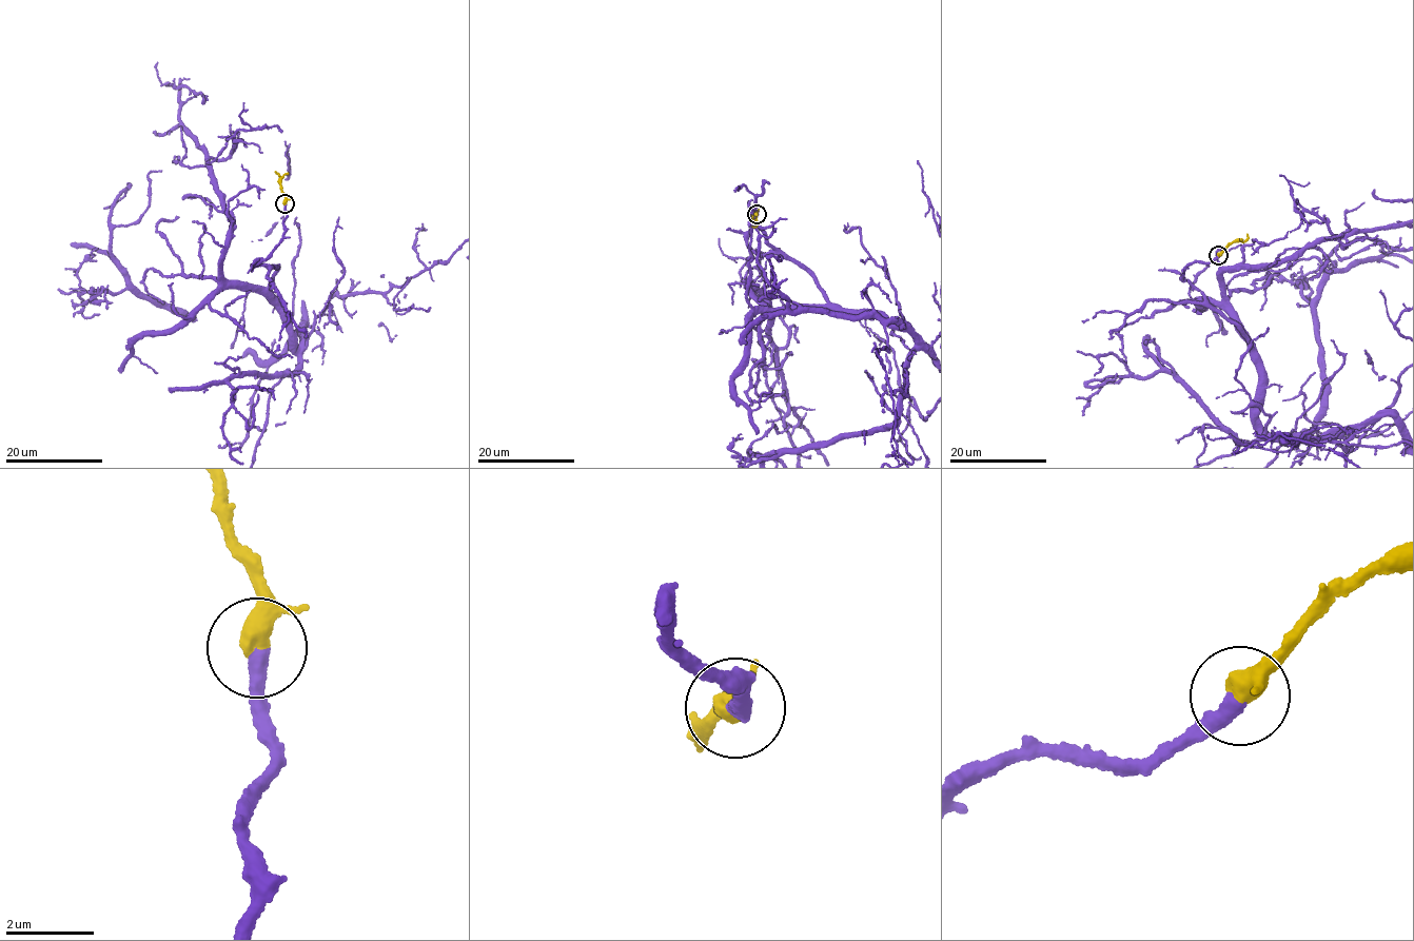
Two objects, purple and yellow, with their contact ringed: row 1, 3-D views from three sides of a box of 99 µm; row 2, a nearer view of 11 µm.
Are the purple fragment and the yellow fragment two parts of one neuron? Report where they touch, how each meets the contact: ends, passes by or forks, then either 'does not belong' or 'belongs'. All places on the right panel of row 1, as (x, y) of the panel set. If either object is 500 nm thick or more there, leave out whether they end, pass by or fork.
place (1218, 255); purple ends; yellow passes by; belongs

